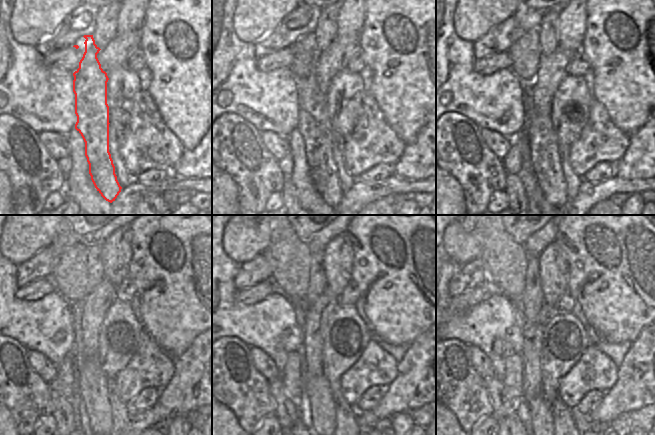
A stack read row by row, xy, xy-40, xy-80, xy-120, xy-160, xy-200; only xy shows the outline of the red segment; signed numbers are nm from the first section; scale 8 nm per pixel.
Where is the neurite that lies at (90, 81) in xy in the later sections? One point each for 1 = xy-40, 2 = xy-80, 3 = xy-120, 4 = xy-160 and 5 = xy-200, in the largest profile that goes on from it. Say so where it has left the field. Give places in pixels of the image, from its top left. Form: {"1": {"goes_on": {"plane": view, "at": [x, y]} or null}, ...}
{"1": {"goes_on": {"plane": "xy-40", "at": [314, 125]}}, "2": {"goes_on": {"plane": "xy-80", "at": [542, 139]}}, "3": {"goes_on": {"plane": "xy-120", "at": [93, 391]}}, "4": {"goes_on": {"plane": "xy-160", "at": [318, 390]}}, "5": {"goes_on": {"plane": "xy-200", "at": [541, 411]}}}

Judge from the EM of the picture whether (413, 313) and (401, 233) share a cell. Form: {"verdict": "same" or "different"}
{"verdict": "same"}

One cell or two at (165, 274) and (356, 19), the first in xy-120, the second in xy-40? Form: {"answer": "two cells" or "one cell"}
{"answer": "two cells"}

